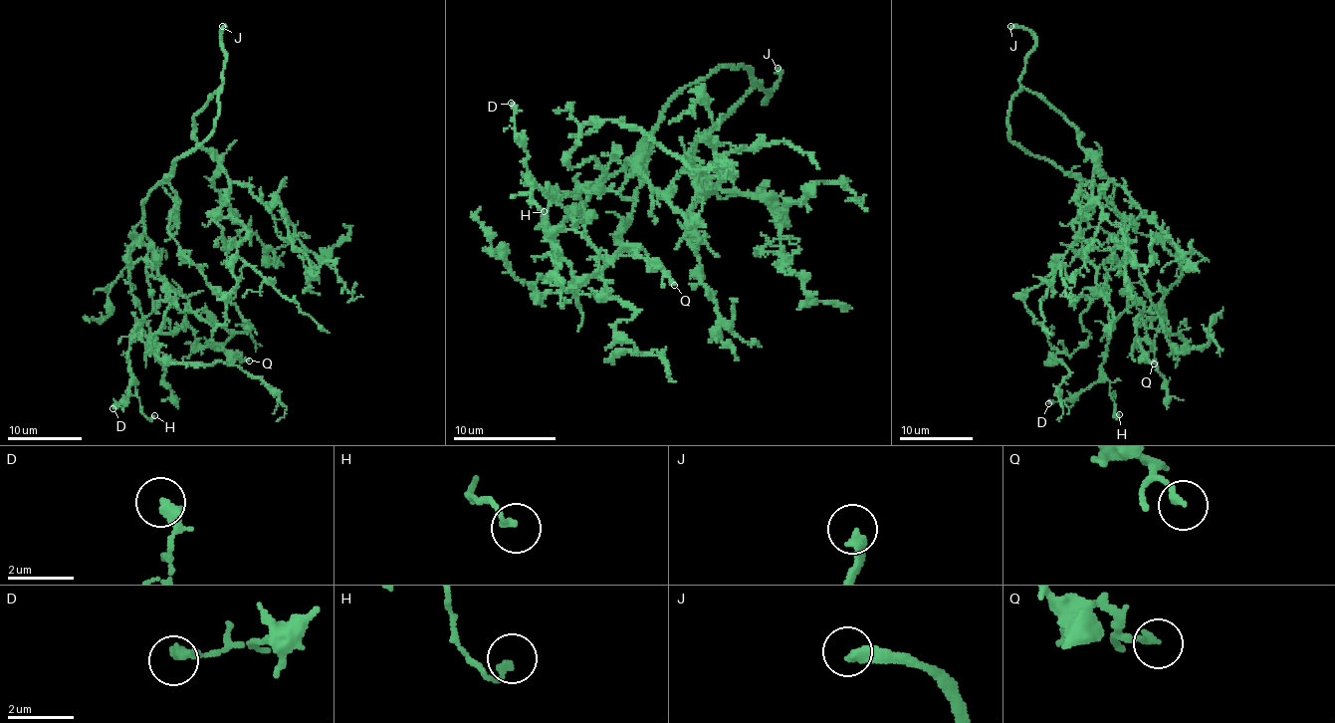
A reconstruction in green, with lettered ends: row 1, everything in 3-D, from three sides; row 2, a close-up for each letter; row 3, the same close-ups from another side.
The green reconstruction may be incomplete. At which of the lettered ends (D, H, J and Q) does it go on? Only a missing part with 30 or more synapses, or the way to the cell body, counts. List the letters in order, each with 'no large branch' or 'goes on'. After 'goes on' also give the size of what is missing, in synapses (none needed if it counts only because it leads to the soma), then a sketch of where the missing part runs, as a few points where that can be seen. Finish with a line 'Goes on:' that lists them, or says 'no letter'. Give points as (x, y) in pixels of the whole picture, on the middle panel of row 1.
D: no large branch
H: no large branch
J: goes on | 60 syn
Q: no large branch
Goes on: J

